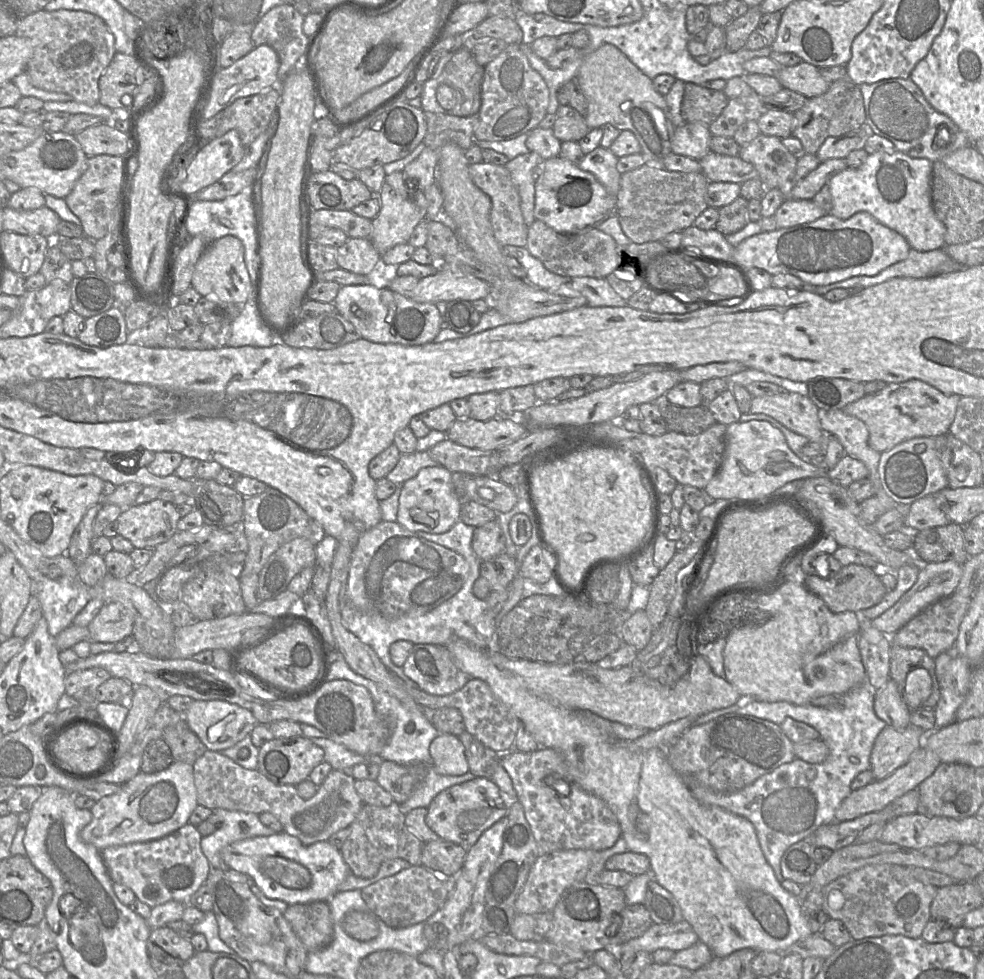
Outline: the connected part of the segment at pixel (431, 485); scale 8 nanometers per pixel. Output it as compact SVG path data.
M442 466L422 468L415 477L401 485L396 522L411 532L443 534L458 520L462 502L452 481L452 473Z

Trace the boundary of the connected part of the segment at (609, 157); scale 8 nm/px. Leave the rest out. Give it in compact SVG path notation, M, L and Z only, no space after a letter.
M599 146L585 154L577 167L592 173L607 193L617 199L621 180L621 173L617 170L617 161L618 157L609 148Z

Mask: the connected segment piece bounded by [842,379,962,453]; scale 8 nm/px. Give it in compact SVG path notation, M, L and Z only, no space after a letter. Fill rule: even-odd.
M911 379L889 383L875 394L866 394L842 409L863 421L869 430L869 444L882 453L914 437L937 437L949 432L962 396L945 394L934 386Z

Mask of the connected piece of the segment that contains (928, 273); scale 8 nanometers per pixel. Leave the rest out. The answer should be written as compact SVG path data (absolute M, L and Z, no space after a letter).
M911 249L907 258L886 268L875 276L854 276L835 282L836 288L867 288L897 277L927 278L968 268L950 258L943 249L920 252Z

